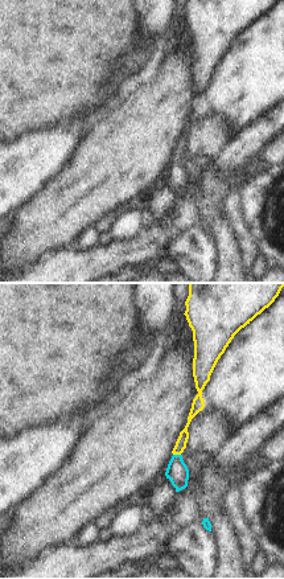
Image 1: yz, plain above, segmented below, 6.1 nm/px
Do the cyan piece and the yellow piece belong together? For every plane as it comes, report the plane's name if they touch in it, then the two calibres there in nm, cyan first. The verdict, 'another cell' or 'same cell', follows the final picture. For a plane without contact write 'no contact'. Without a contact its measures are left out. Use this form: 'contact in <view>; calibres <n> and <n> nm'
contact in yz; calibres 140 and 70 nm

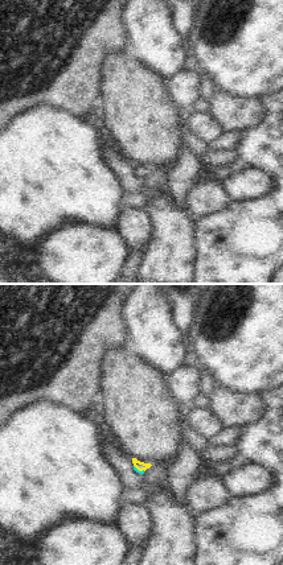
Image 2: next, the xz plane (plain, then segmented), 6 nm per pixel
contact in xz; calibres 20 and 60 nm

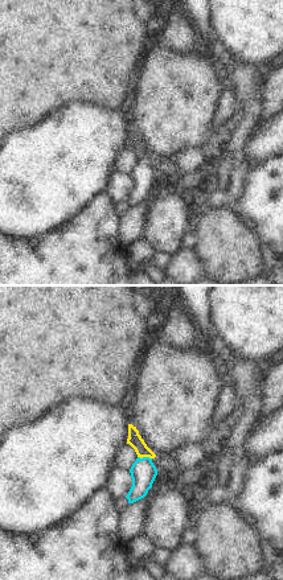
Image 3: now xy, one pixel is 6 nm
contact in xy; calibres 160 and 90 nm

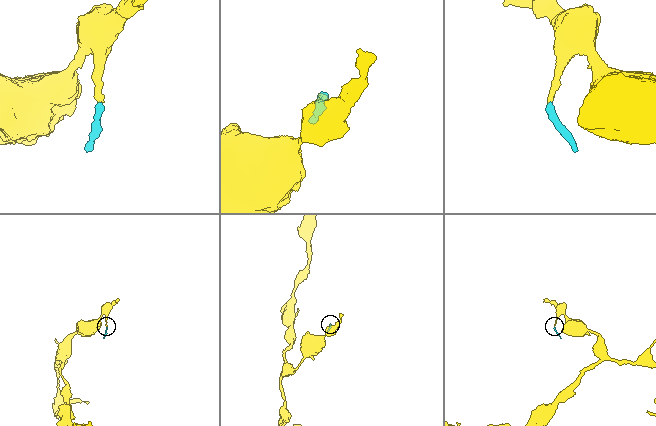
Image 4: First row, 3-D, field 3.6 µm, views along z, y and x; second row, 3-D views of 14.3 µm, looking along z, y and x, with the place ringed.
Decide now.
same cell

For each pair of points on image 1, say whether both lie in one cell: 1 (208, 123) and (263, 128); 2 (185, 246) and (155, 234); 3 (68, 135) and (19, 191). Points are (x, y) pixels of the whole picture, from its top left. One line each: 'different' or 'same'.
1: different
2: different
3: same

